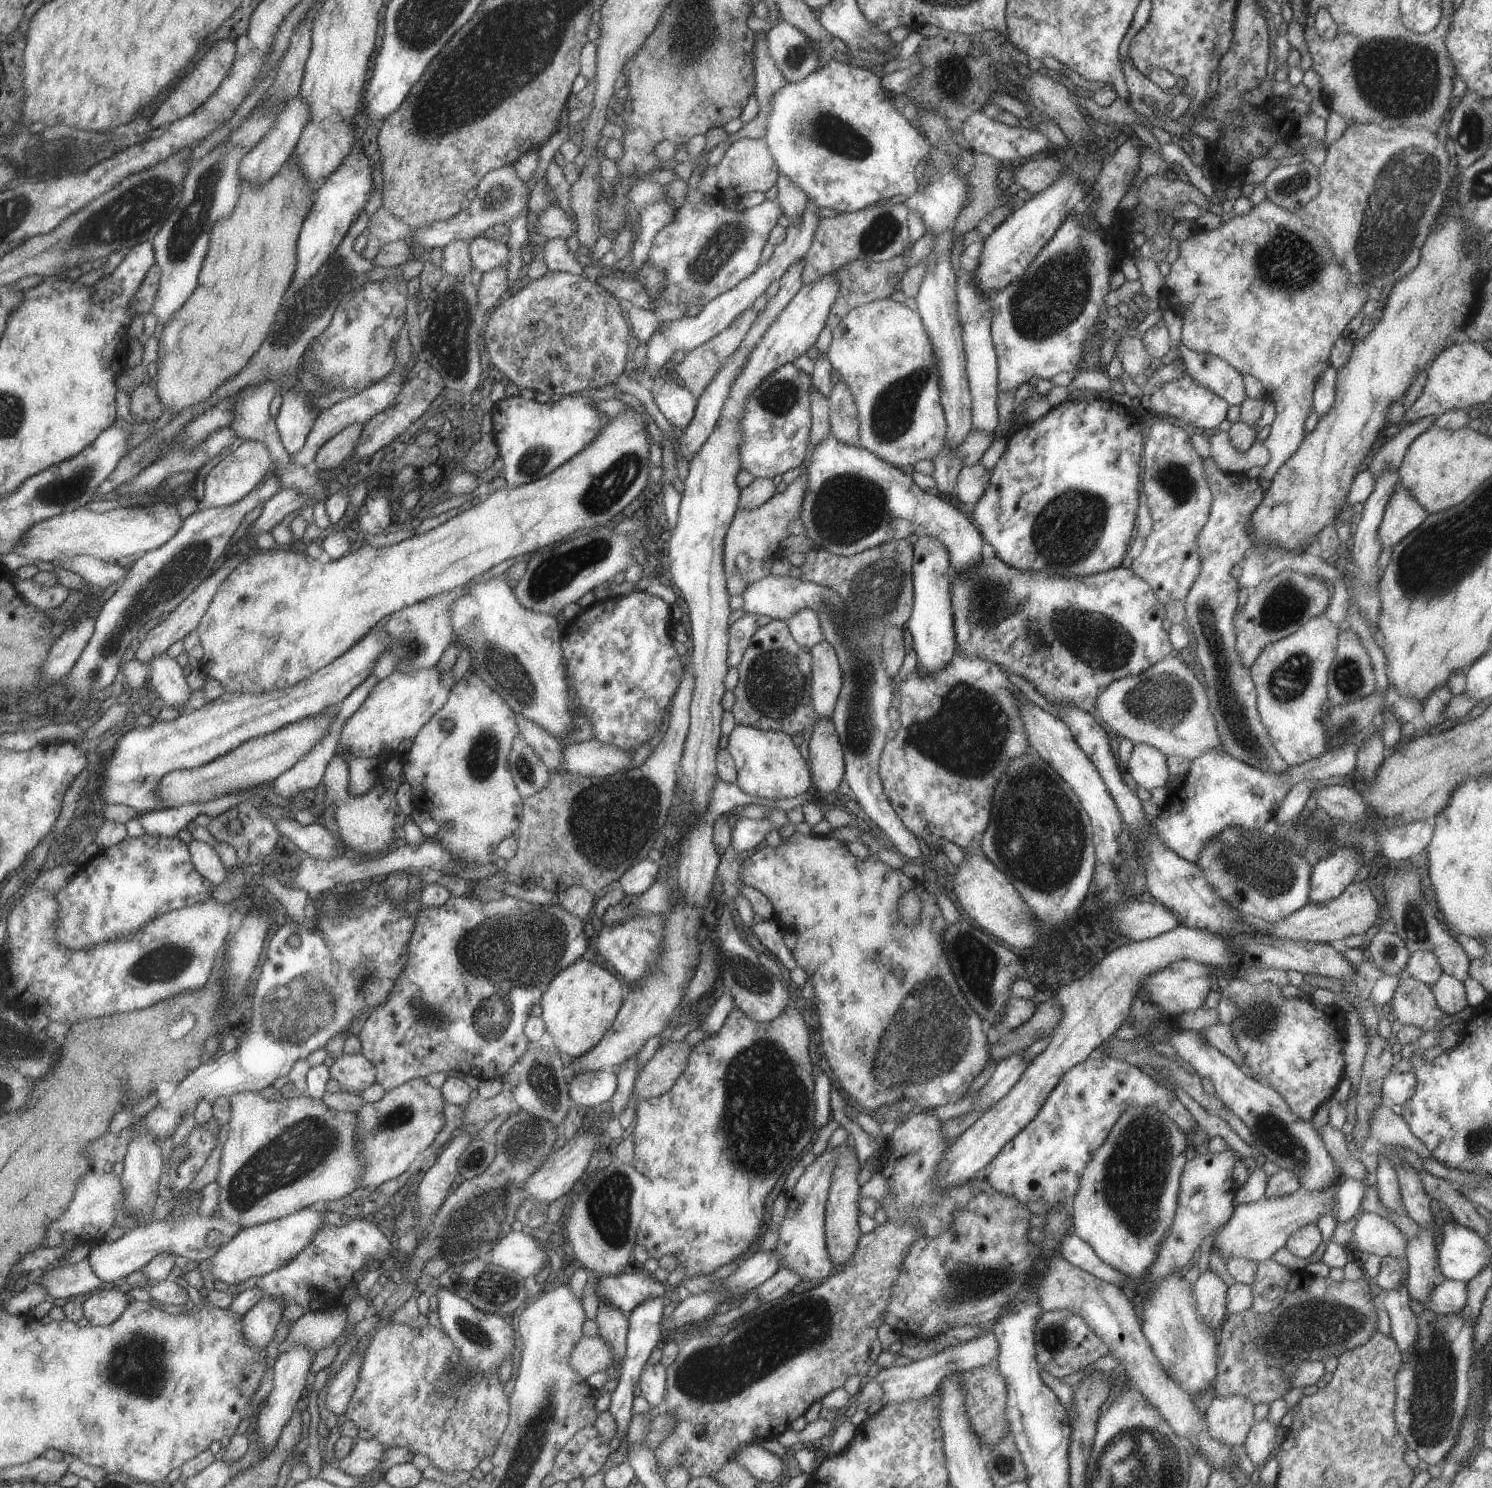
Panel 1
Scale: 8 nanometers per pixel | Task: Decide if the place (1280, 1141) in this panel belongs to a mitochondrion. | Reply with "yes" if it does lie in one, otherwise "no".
yes

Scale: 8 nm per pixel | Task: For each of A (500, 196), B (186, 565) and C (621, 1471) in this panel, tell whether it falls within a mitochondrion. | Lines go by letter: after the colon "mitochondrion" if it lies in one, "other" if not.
A: mitochondrion
B: mitochondrion
C: other

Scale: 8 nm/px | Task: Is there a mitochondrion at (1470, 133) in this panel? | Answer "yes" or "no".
yes

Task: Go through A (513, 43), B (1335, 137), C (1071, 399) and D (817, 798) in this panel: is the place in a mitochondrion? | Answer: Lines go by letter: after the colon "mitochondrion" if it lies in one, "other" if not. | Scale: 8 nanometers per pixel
A: mitochondrion
B: other
C: other
D: other

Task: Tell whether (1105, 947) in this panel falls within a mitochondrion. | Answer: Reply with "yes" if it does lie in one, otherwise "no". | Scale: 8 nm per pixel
no

